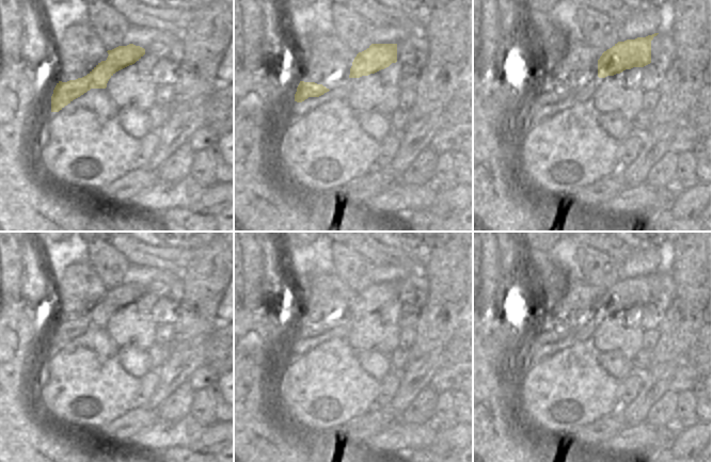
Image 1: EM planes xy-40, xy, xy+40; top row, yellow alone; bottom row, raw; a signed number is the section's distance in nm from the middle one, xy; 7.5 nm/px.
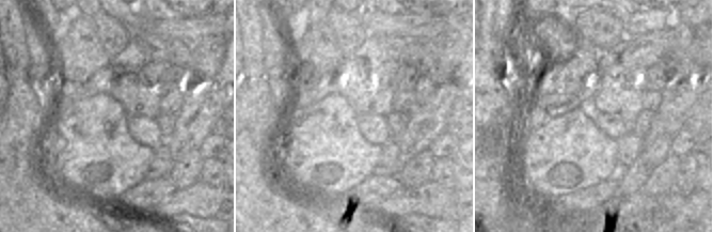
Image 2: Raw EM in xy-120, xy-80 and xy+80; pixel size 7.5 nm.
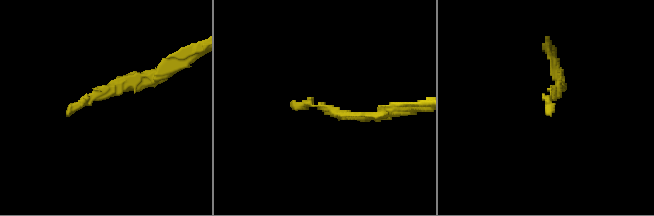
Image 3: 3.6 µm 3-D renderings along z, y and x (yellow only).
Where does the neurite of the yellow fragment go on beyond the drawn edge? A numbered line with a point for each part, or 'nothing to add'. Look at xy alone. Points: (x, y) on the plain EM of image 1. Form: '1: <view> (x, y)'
1: xy (299, 348)

